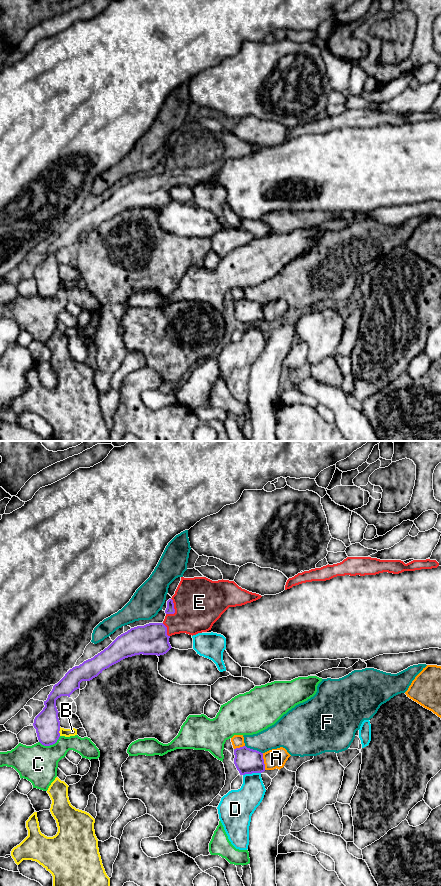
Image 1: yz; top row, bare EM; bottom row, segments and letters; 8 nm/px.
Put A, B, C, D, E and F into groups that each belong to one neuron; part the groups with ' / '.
A / B / C / D / E / F

